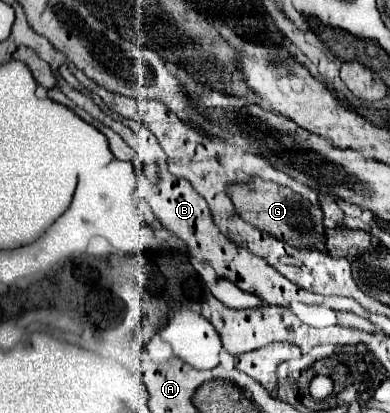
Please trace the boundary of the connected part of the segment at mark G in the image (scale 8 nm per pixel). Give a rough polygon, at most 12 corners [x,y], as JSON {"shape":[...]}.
{"shape":[[229,185],[235,211],[293,247],[323,241],[321,207],[289,187]]}

